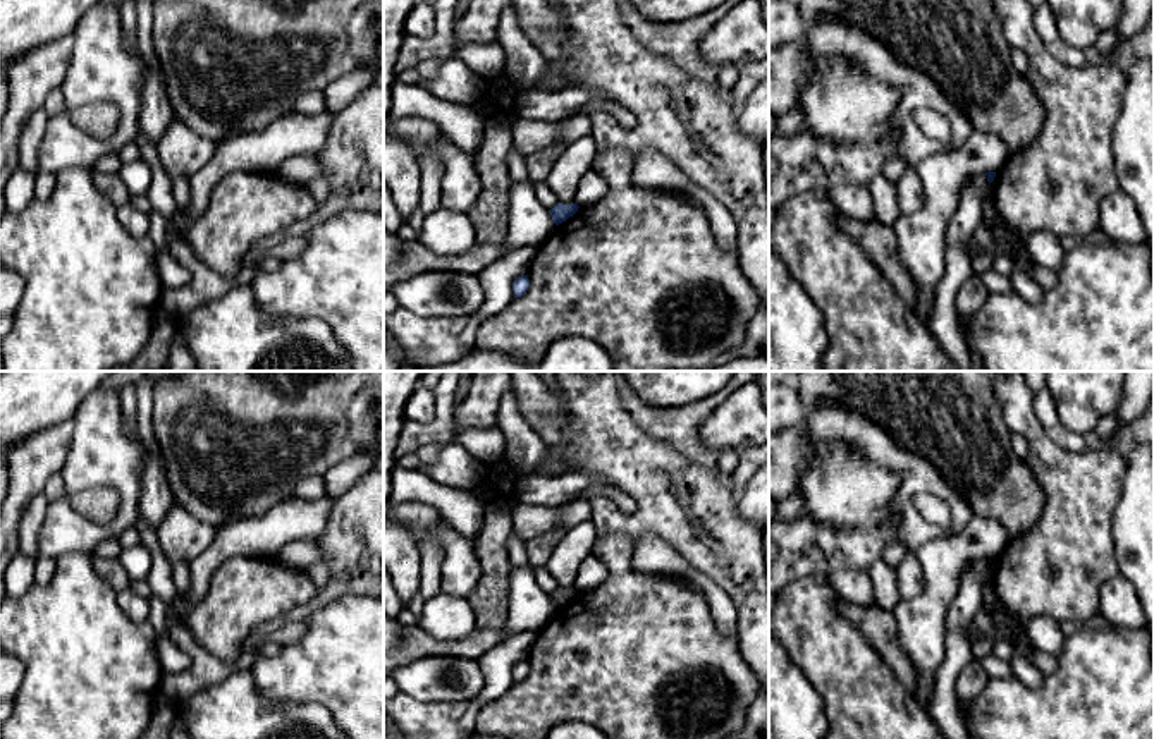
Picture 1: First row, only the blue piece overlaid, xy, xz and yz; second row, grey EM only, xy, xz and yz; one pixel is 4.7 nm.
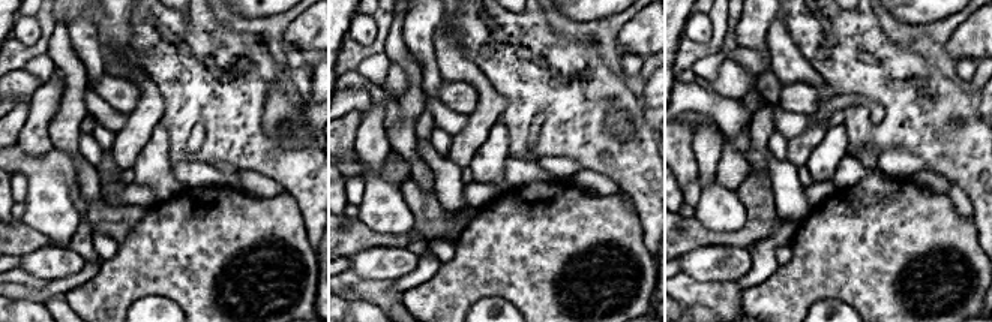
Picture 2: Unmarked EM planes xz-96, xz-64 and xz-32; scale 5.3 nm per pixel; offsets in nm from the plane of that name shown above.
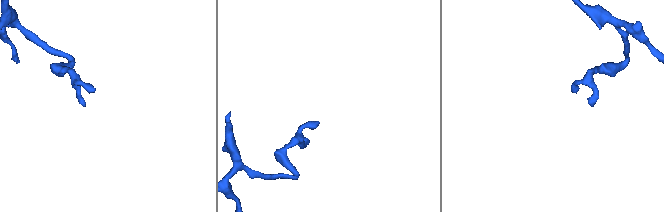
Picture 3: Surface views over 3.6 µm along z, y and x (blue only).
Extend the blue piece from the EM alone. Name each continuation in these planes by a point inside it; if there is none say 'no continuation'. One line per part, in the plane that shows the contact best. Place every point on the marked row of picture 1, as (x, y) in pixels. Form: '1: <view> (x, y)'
no continuation

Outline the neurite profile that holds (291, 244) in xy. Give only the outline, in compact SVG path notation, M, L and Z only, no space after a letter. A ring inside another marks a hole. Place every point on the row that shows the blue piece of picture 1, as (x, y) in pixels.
M301 227L279 237L277 242L273 244L272 253L280 260L289 260L301 254L306 244L308 244L306 227Z

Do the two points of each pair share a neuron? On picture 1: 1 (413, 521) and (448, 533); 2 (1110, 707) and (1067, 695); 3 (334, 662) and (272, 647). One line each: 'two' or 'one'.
1: one
2: one
3: two

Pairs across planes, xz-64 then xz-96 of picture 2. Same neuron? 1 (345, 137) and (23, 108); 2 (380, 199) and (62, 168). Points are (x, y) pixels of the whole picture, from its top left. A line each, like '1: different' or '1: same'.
1: same
2: same

